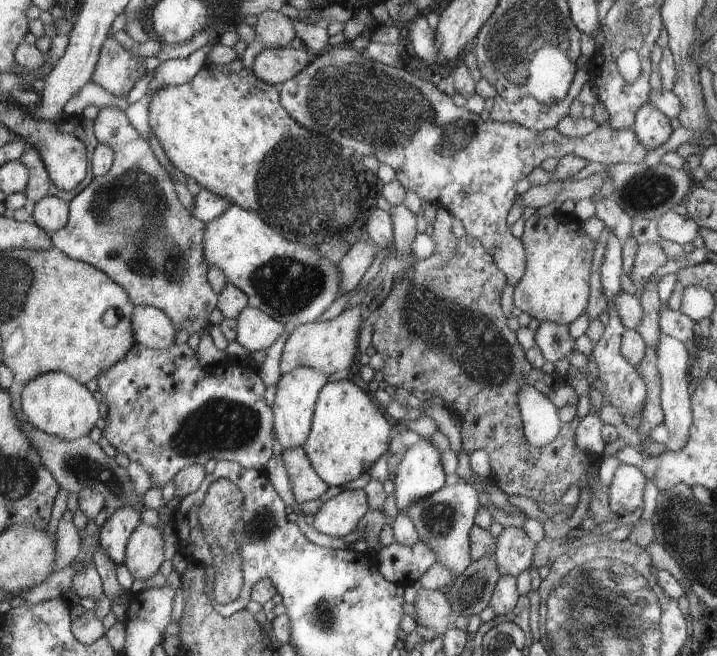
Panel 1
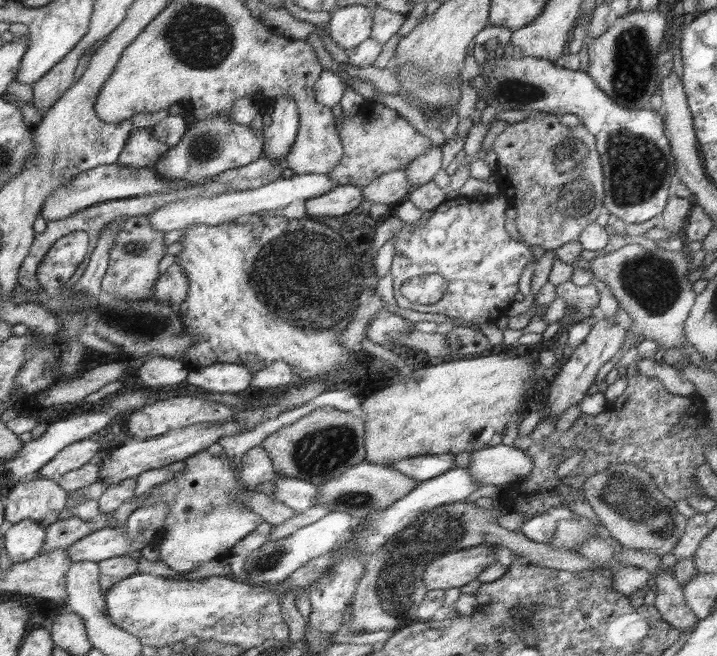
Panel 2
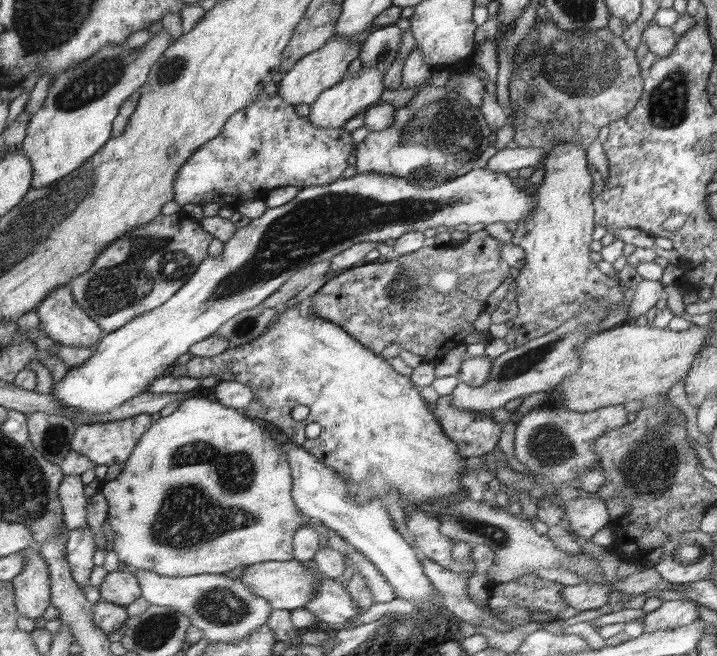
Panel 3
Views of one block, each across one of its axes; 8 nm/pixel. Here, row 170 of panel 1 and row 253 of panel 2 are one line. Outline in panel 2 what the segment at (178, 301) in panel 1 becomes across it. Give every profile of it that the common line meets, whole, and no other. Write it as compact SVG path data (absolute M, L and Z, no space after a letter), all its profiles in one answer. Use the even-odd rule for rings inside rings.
M146 215L128 217L119 226L113 238L113 247L109 248L109 267L101 280L101 287L113 296L126 300L148 299L150 290L154 290L155 283L159 280L158 264L166 256L166 234L167 232L155 229Z

